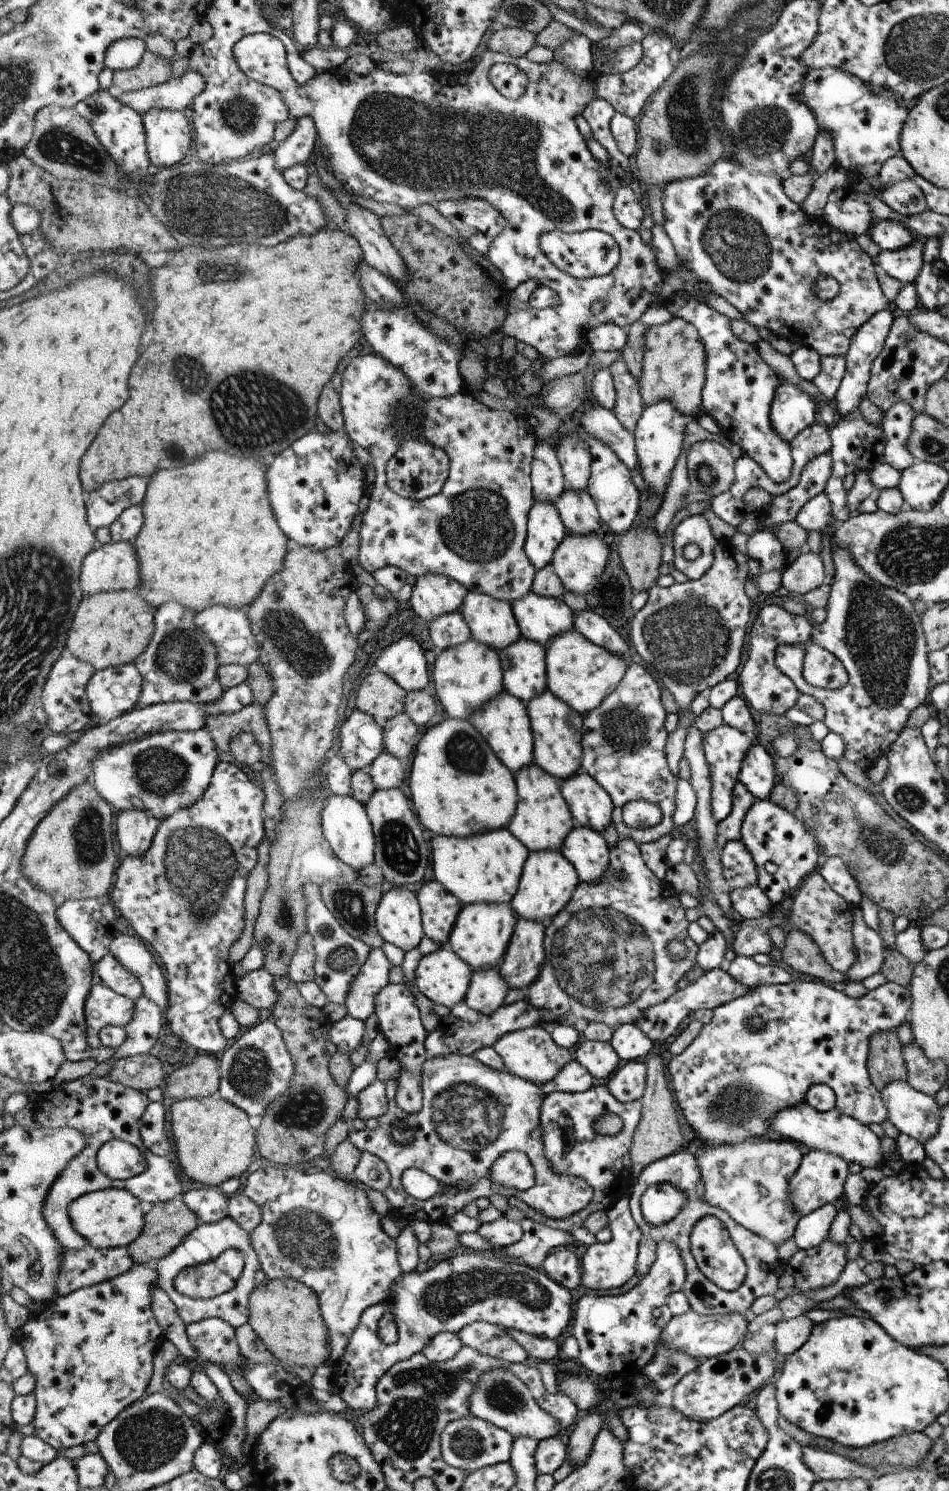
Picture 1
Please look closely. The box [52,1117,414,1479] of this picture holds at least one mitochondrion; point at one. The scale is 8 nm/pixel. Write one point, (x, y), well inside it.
(148, 1440)

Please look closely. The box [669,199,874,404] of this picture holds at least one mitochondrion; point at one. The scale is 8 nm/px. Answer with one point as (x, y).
(738, 246)

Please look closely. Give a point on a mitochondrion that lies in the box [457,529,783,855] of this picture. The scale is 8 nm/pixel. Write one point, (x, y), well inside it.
(687, 638)

